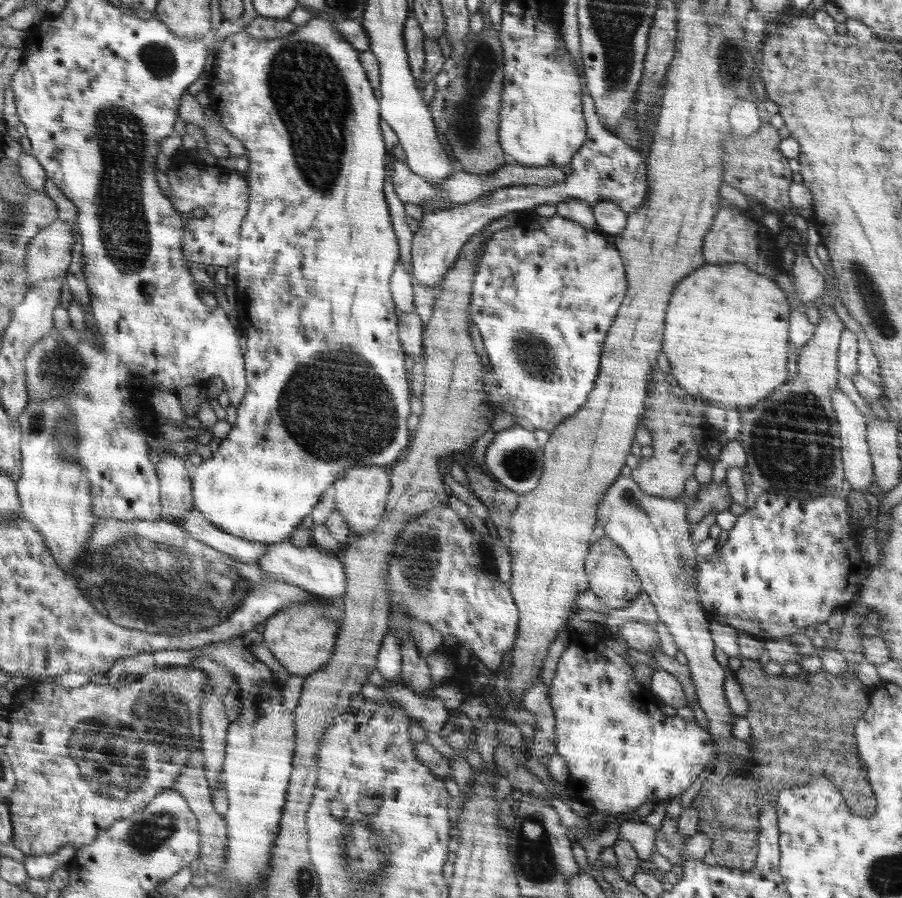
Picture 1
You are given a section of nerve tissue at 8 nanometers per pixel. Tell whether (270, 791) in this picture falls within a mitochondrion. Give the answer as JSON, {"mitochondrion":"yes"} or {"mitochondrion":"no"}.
{"mitochondrion":"no"}

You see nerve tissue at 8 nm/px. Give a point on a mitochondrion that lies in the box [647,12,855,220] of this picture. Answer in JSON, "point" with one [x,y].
{"point":[730,64]}

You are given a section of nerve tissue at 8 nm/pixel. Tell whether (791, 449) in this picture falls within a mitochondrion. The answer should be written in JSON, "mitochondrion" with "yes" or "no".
{"mitochondrion":"yes"}

